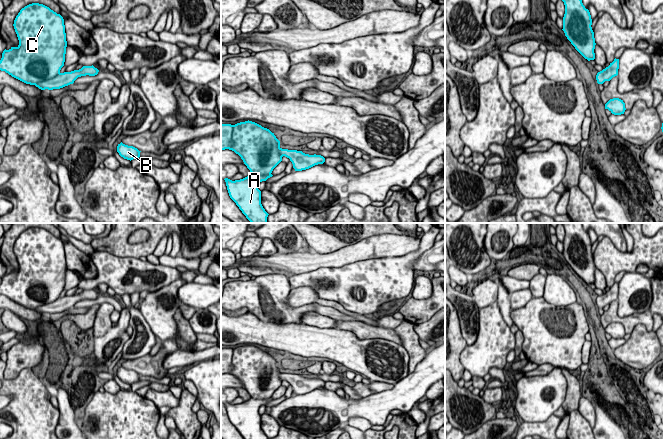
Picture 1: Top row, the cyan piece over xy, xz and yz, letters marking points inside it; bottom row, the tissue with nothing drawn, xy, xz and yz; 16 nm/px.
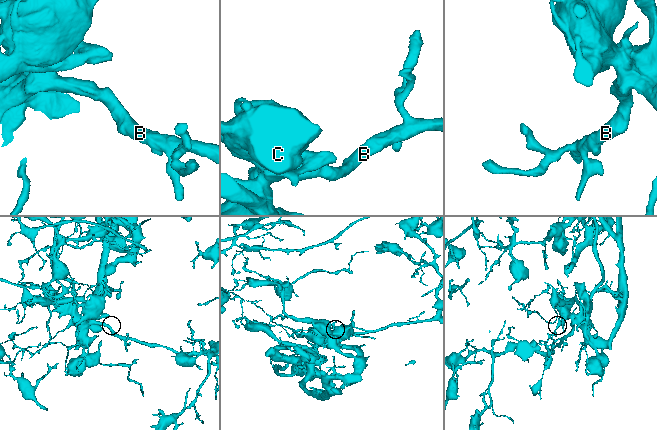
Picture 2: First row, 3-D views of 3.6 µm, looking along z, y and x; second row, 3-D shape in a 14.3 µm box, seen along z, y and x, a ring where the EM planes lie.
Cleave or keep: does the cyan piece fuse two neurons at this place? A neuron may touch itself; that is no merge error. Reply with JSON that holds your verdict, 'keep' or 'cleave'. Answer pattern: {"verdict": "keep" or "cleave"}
{"verdict": "cleave"}

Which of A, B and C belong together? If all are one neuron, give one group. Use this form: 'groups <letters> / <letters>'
groups A / B C

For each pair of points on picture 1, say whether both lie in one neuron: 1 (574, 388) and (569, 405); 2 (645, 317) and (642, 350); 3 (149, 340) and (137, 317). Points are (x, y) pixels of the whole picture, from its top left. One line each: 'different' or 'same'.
1: same
2: different
3: same

